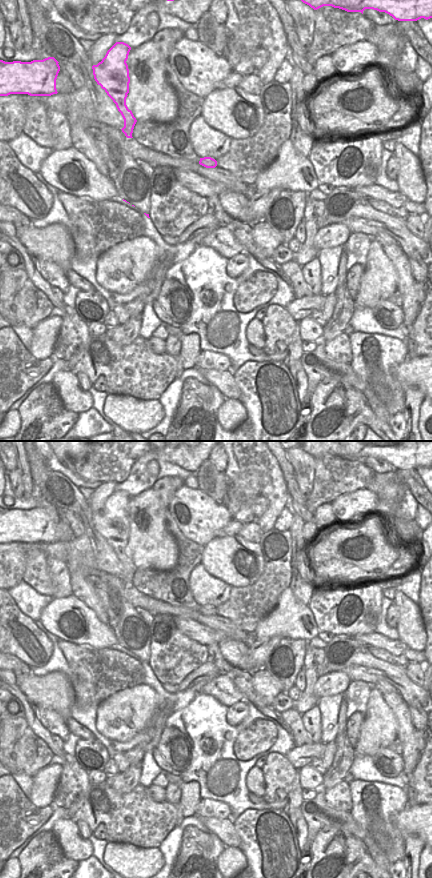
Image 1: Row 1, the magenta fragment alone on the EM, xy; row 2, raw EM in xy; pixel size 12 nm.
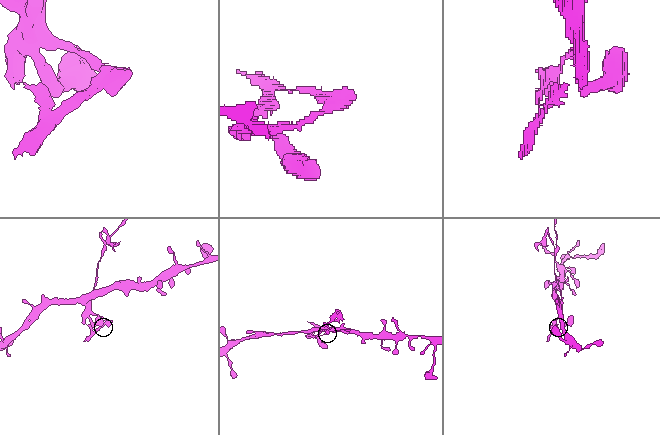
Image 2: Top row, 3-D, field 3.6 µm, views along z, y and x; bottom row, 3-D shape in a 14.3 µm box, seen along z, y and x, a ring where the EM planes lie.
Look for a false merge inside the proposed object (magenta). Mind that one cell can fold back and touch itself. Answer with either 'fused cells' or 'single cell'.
fused cells

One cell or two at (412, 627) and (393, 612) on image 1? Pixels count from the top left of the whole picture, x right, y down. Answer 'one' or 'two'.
two

